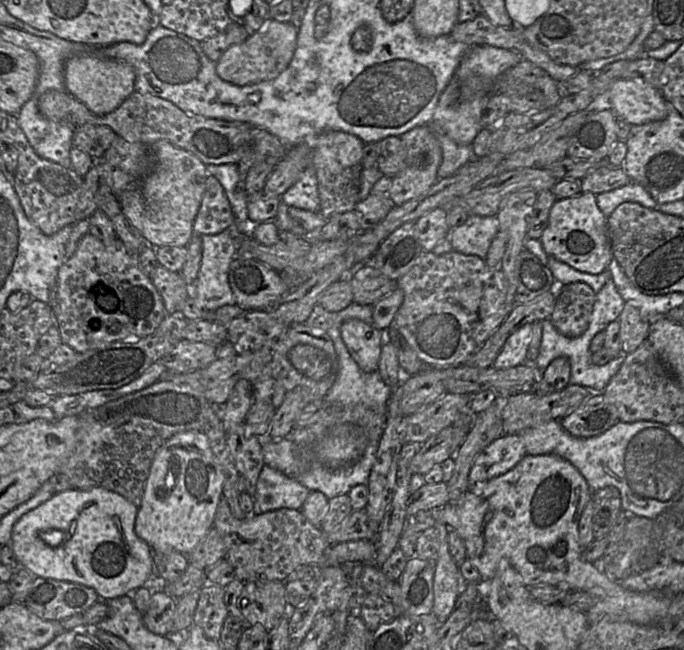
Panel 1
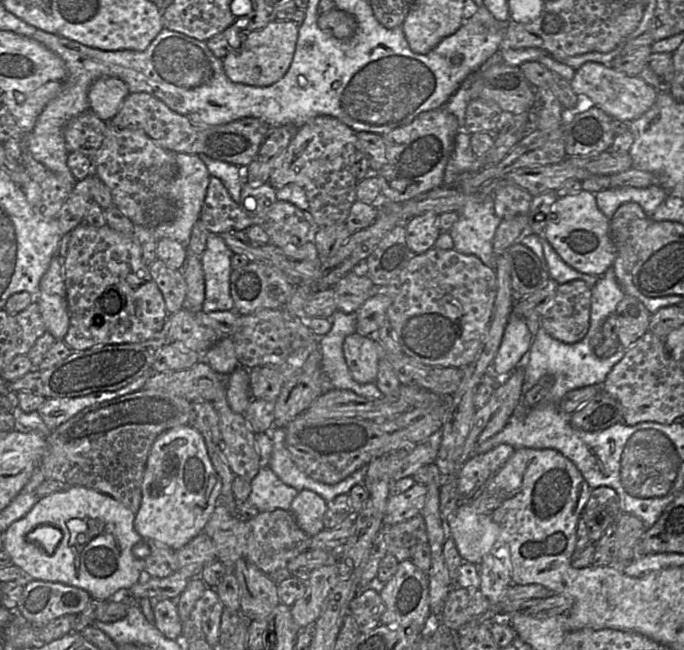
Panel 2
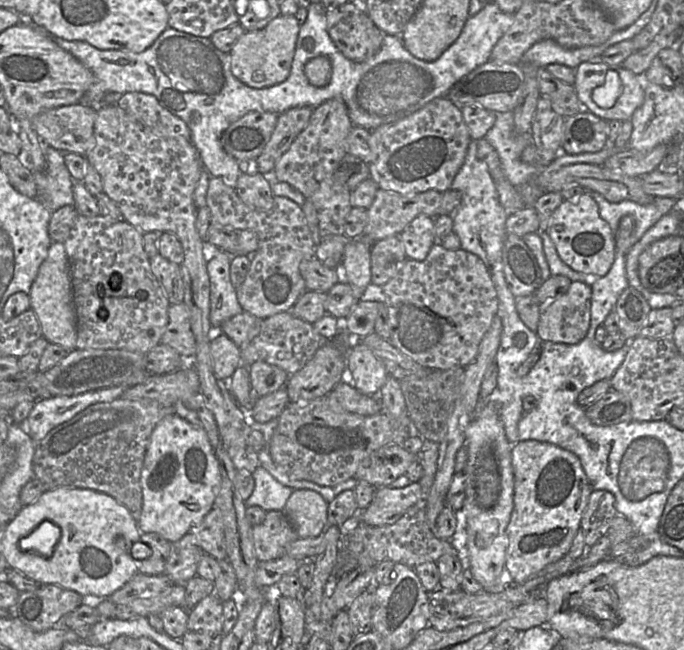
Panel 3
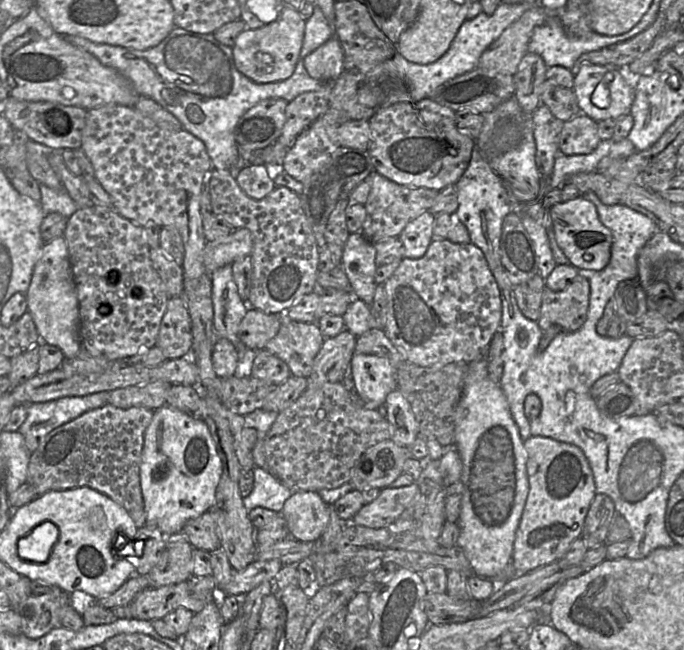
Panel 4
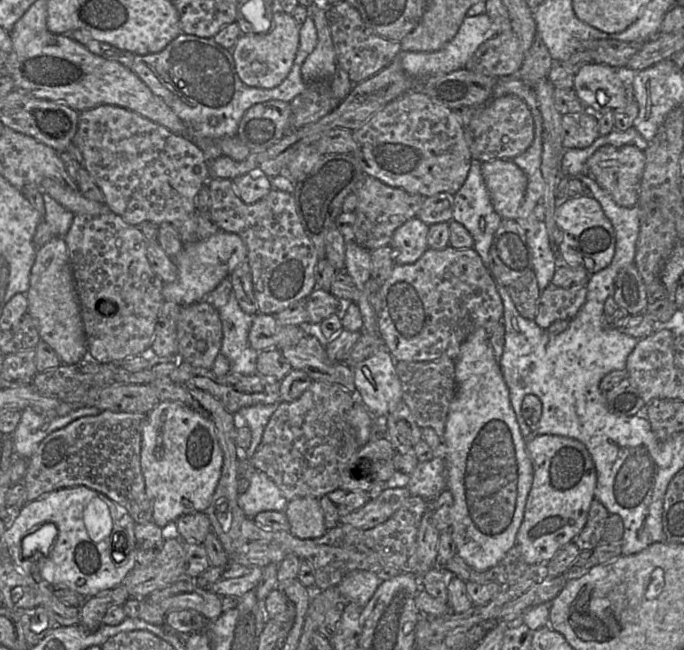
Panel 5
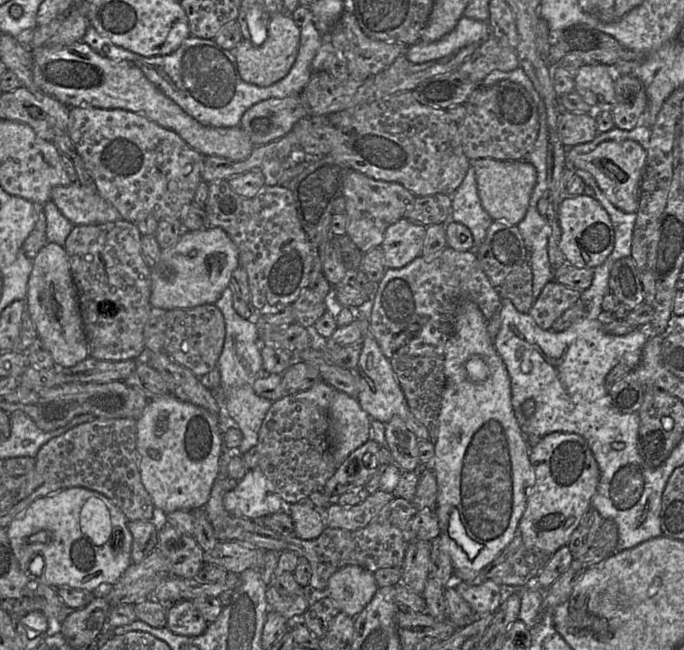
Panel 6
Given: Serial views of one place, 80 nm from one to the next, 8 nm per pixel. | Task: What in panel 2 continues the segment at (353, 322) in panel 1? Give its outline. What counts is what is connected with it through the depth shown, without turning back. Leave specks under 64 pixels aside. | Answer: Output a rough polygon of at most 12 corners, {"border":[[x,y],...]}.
{"border":[[353,333],[343,343],[360,384],[376,382],[380,360],[374,336]]}

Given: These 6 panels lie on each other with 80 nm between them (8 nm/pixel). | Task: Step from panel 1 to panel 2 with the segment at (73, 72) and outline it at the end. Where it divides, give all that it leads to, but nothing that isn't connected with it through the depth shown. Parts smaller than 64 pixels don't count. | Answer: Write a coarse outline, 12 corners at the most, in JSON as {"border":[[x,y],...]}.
{"border":[[103,76],[89,88],[90,110],[110,121],[130,91]]}

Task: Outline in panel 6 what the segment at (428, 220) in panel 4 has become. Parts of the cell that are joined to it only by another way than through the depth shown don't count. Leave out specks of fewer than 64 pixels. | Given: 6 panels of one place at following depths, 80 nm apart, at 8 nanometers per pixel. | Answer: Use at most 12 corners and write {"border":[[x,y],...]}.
{"border":[[406,218],[389,226],[380,245],[386,269],[421,253],[425,226]]}

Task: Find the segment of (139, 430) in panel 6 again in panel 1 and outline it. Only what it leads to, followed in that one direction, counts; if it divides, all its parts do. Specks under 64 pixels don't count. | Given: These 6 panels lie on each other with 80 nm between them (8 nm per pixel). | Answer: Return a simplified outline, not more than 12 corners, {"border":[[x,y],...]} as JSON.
{"border":[[208,438],[156,451],[135,519],[153,550],[189,554],[213,527],[224,473]]}

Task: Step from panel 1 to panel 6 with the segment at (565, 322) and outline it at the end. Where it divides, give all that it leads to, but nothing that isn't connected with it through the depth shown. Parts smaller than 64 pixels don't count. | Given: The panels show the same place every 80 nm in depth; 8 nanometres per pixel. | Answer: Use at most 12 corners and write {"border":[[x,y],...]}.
{"border":[[550,281],[529,314],[549,330],[580,300],[579,290]]}

